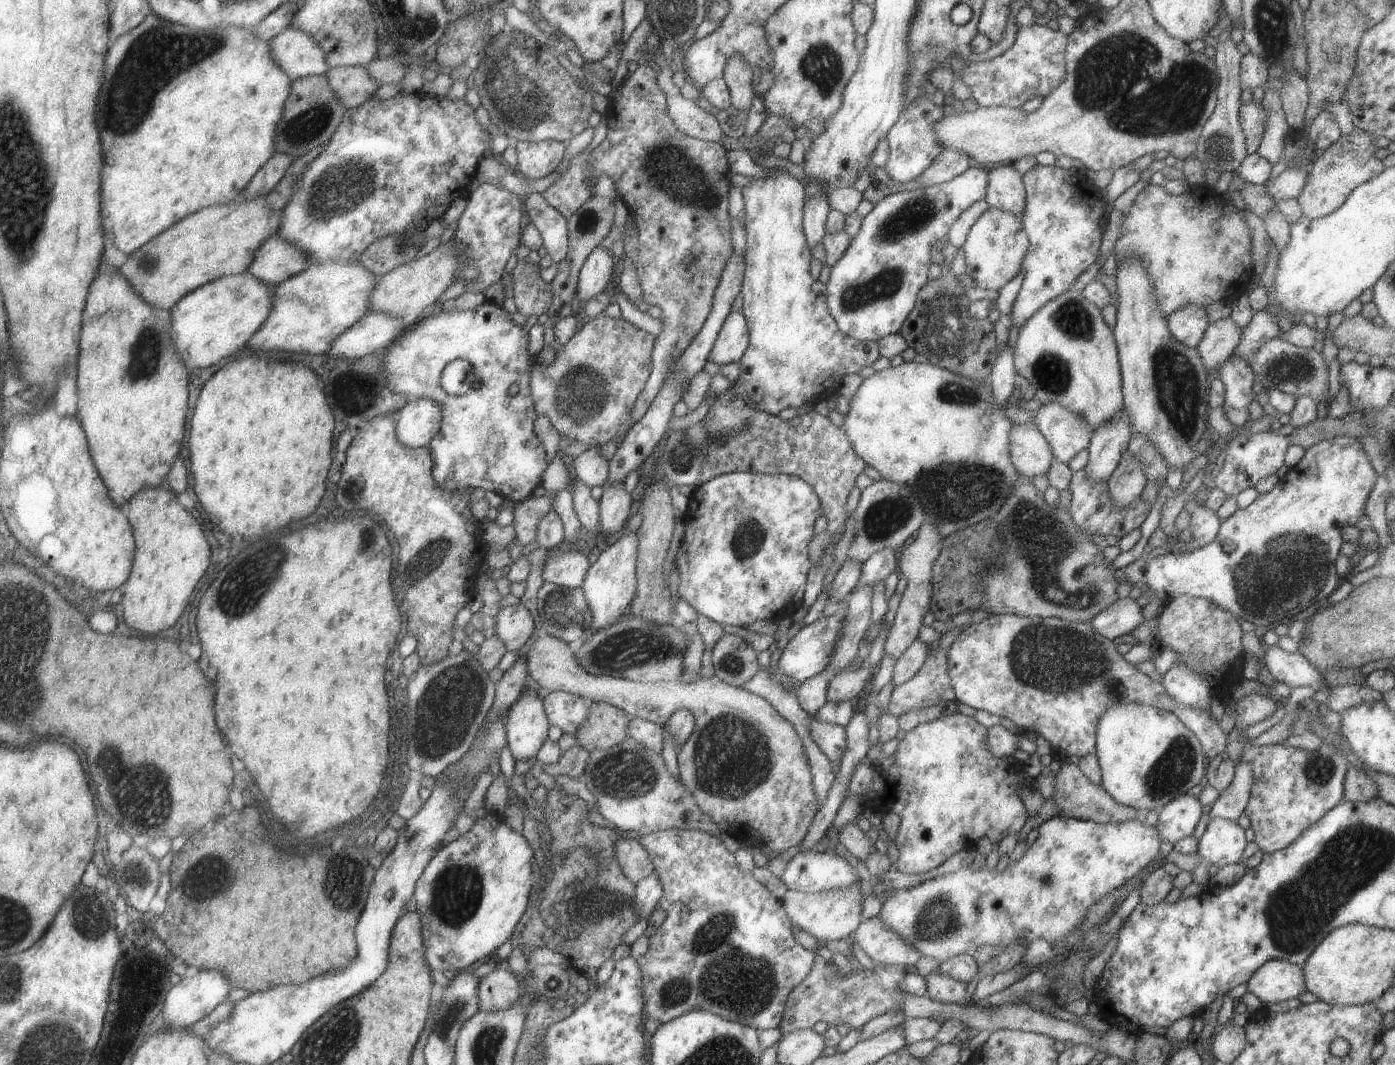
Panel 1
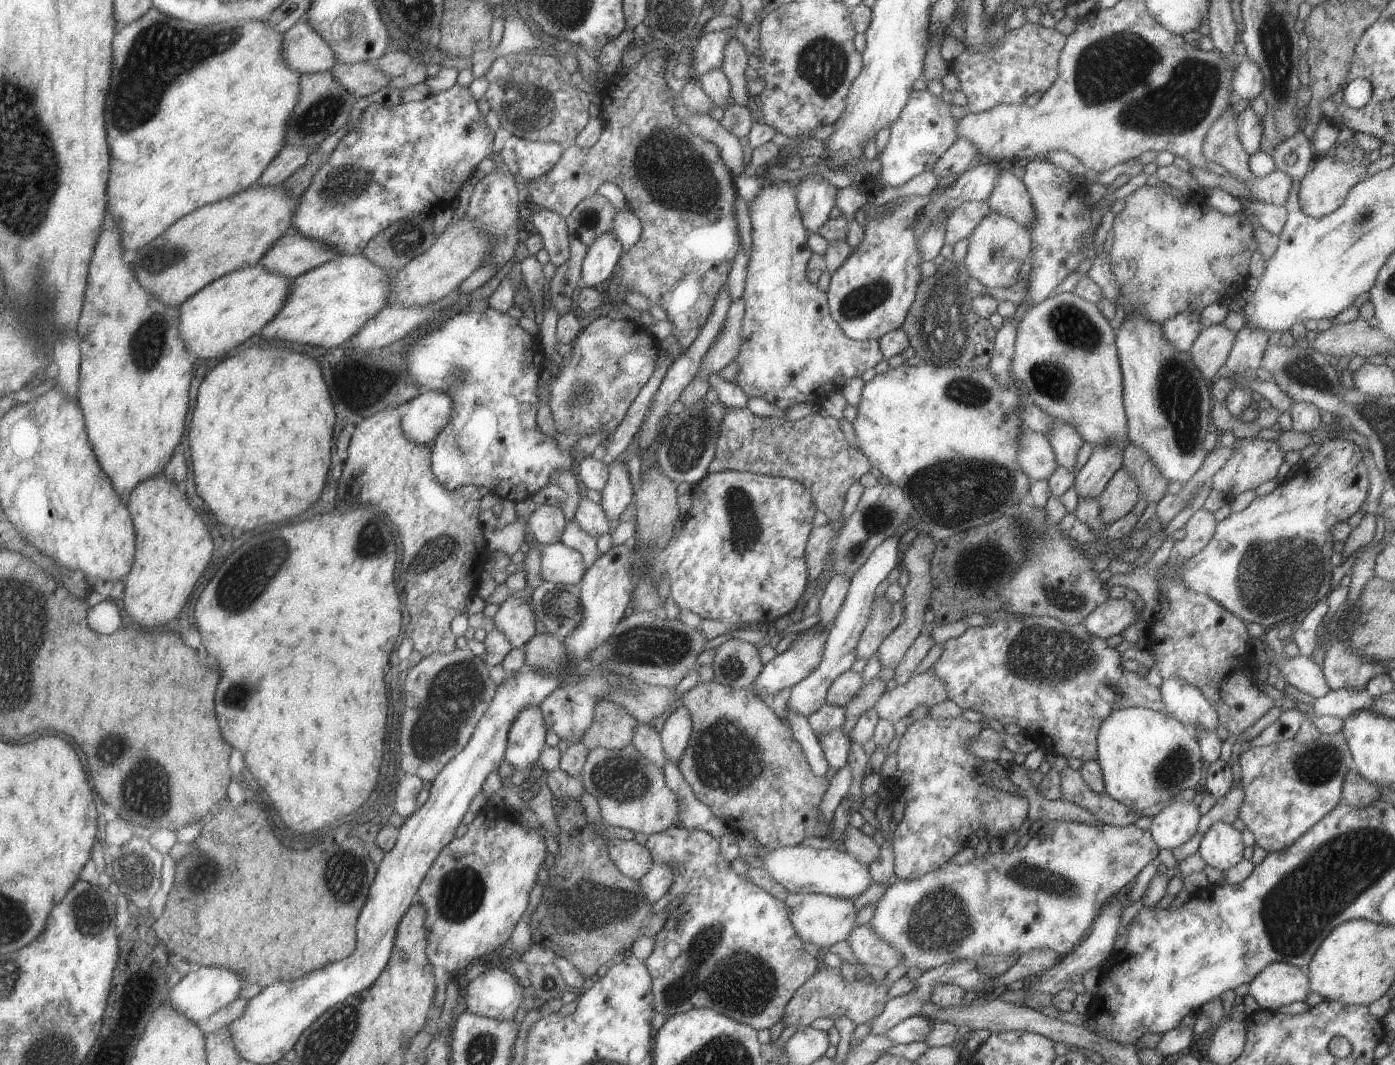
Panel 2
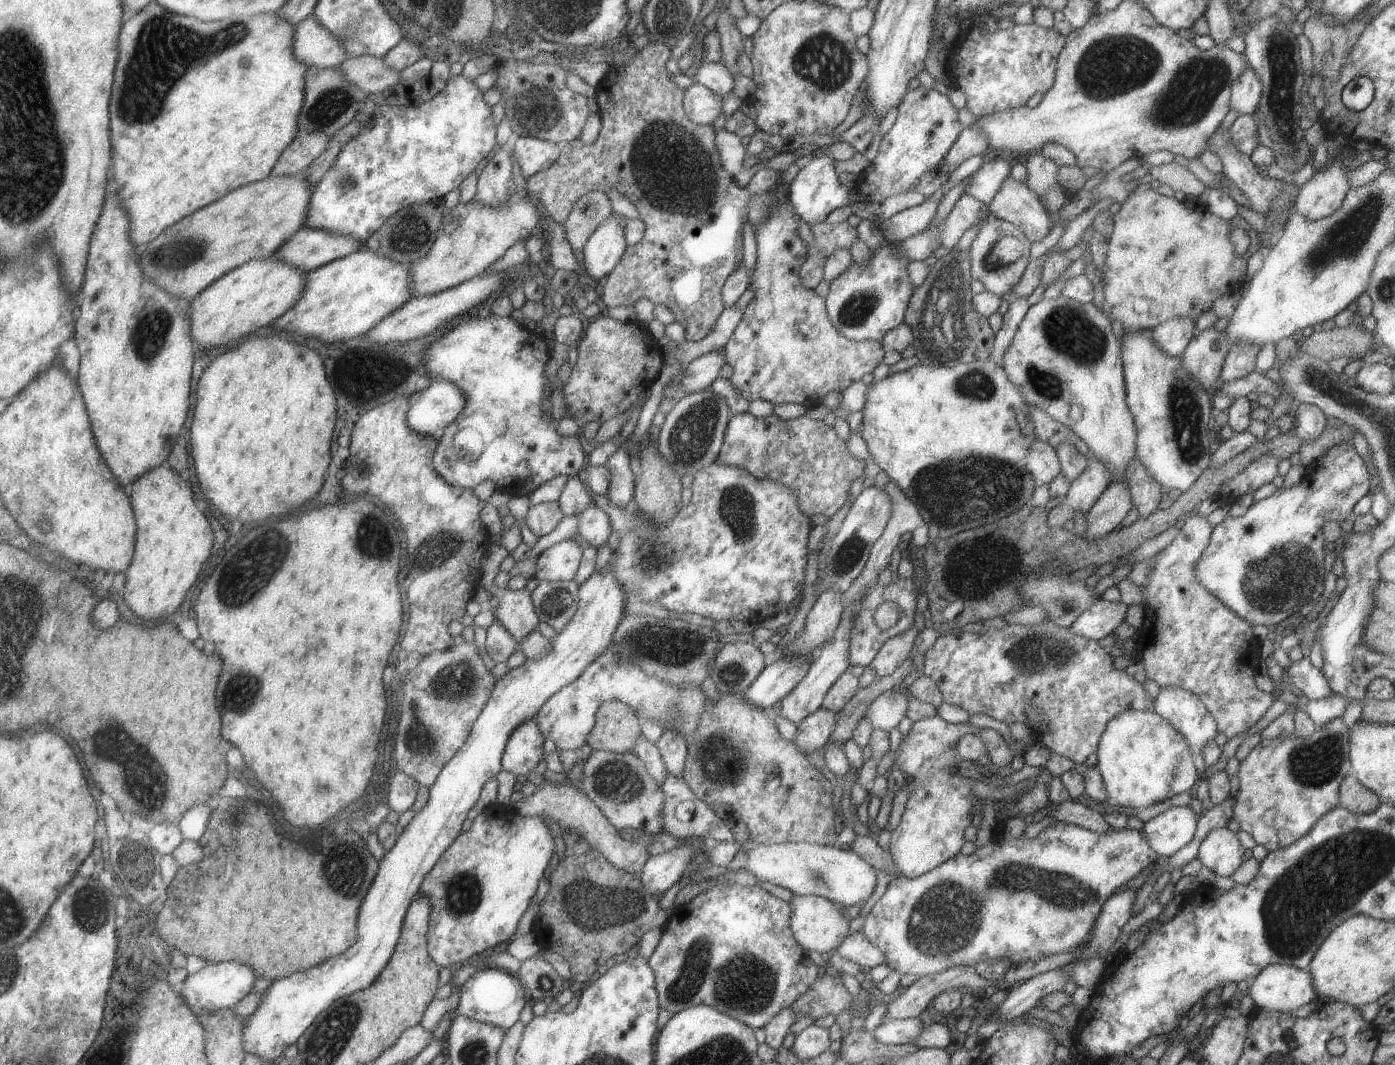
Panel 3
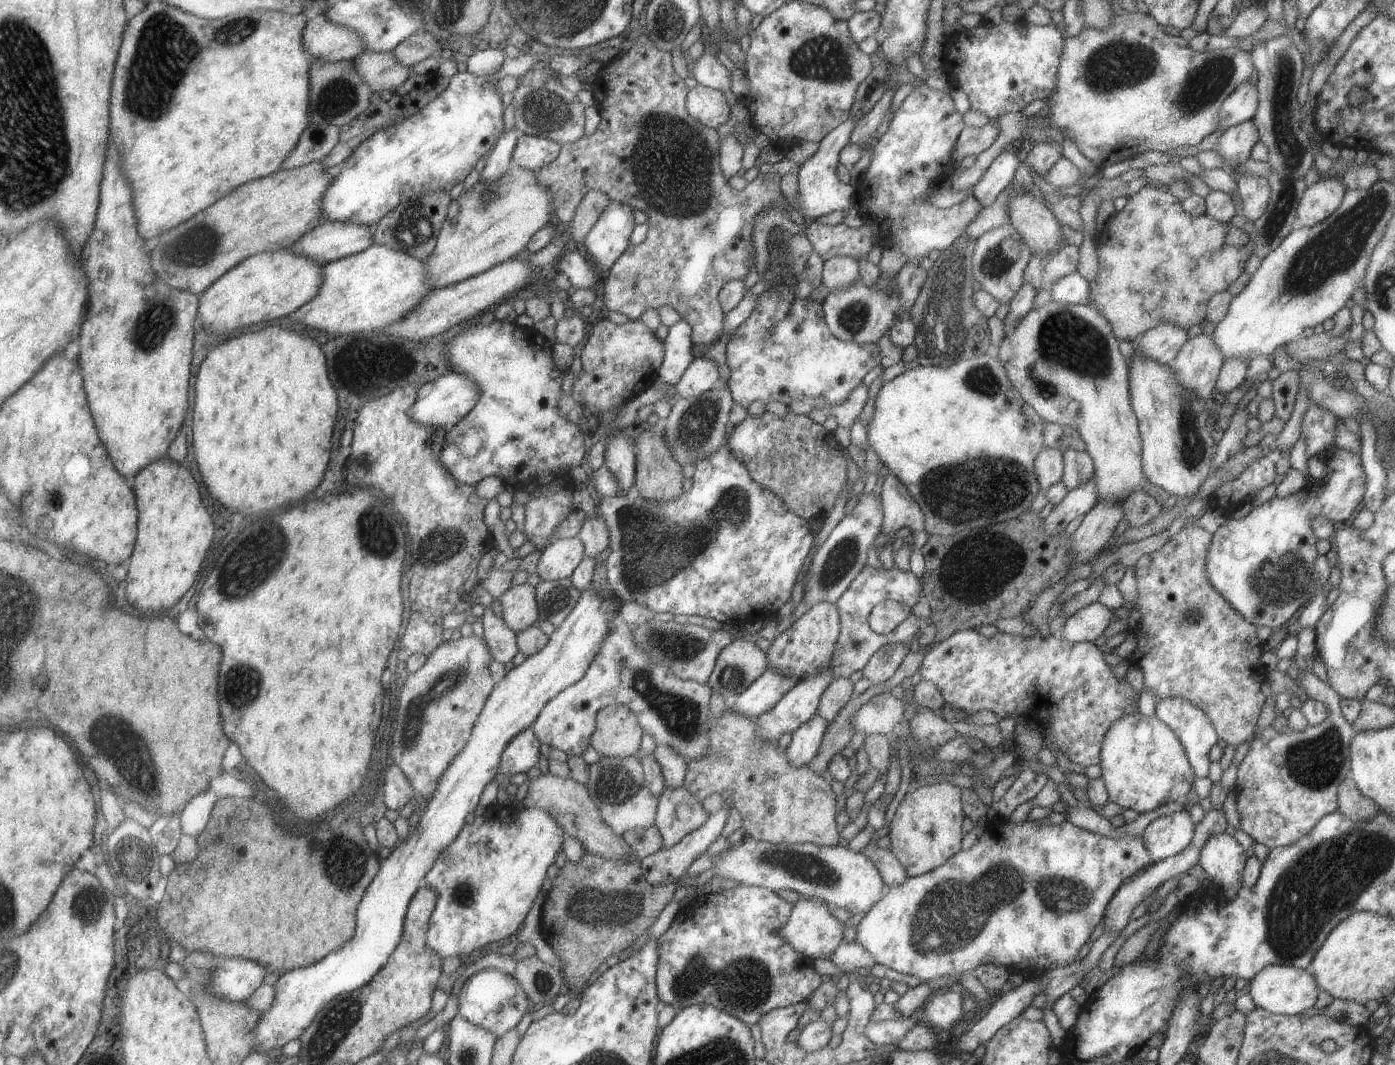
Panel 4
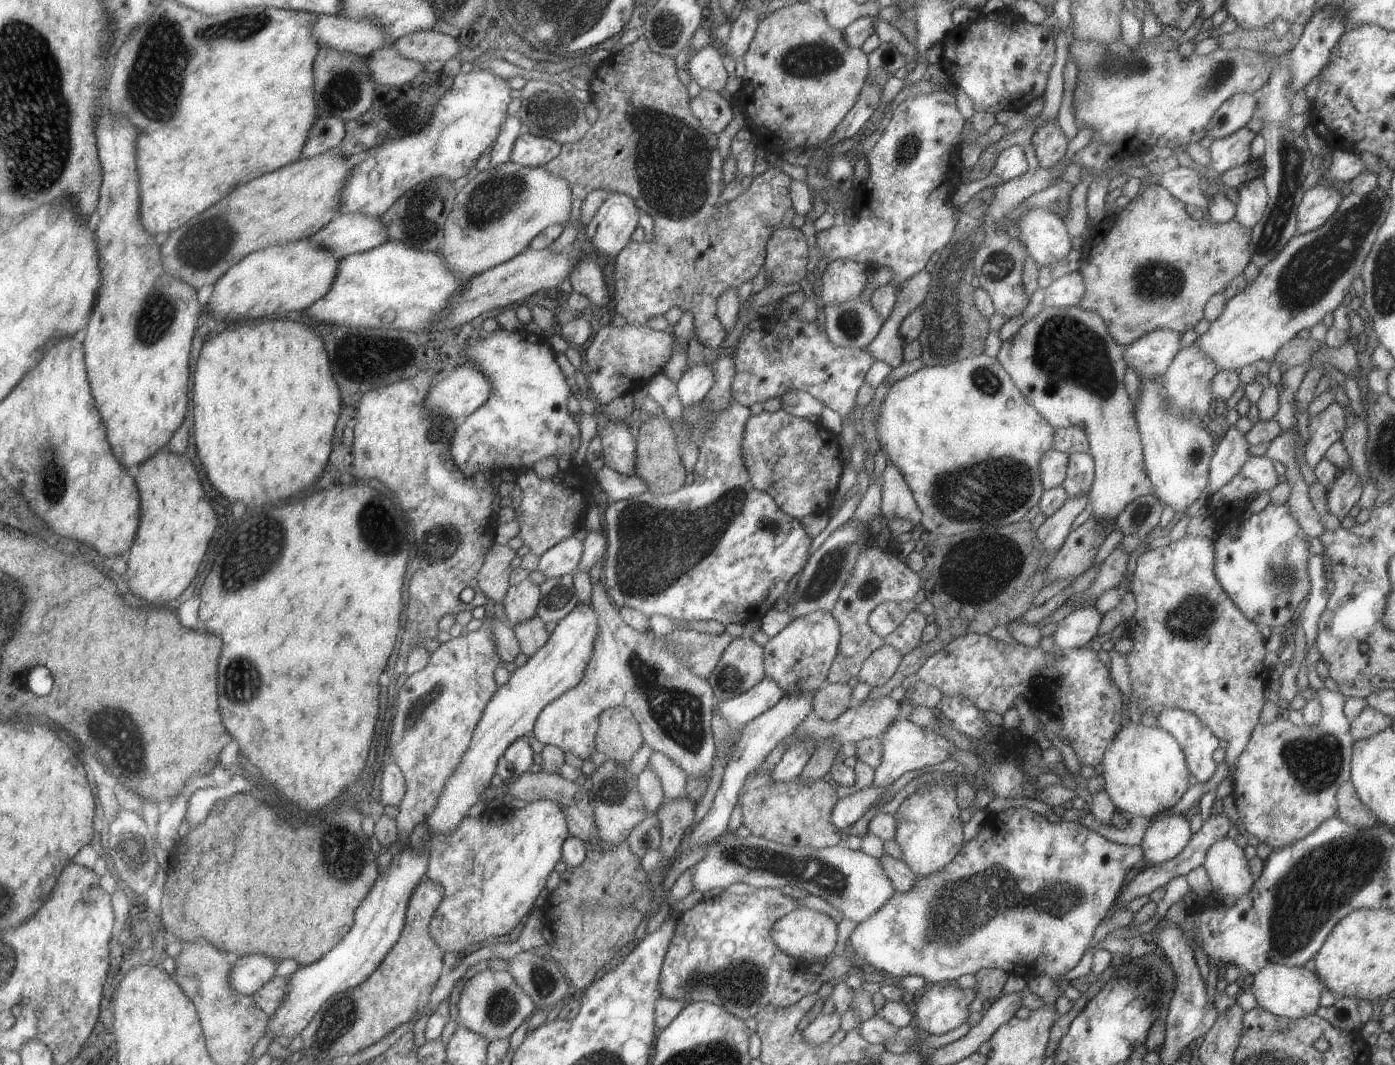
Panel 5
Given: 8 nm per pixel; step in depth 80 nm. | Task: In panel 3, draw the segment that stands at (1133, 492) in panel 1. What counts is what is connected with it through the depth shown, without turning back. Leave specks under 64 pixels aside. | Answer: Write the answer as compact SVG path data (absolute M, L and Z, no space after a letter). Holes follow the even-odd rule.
M1113 479L1099 495L1095 504L1081 519L1086 524L1084 539L1096 539L1119 526L1125 514L1132 508L1128 484L1123 479Z

